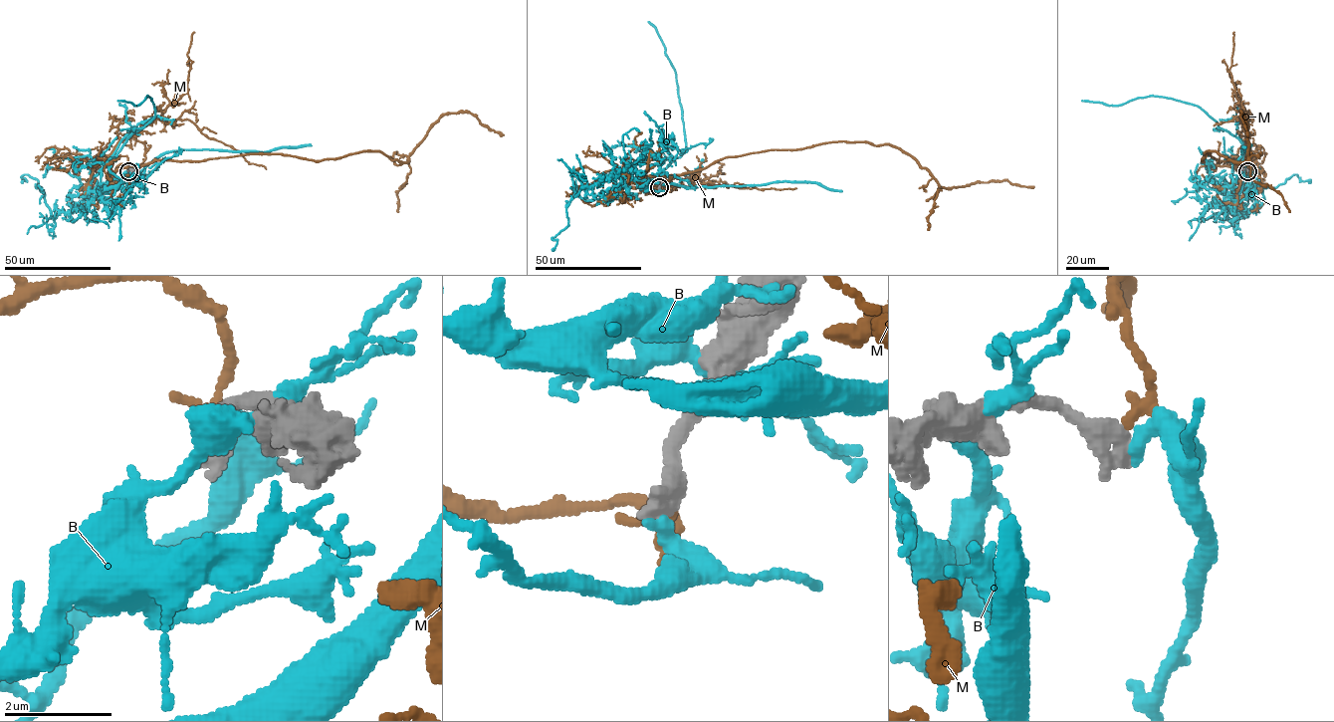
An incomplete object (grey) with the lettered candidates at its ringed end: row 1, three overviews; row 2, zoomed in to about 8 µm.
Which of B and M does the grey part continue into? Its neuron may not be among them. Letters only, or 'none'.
none

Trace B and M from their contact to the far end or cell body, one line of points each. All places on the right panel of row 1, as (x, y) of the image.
B: (1248, 170), (1250, 183), (1239, 190), (1232, 164), (1242, 143), (1196, 106), (1148, 96), (1118, 106), (1081, 101)
M: (1247, 168), (1246, 152), (1241, 177), (1231, 160), (1202, 160), (1217, 151), (1245, 161), (1241, 113), (1246, 135)

